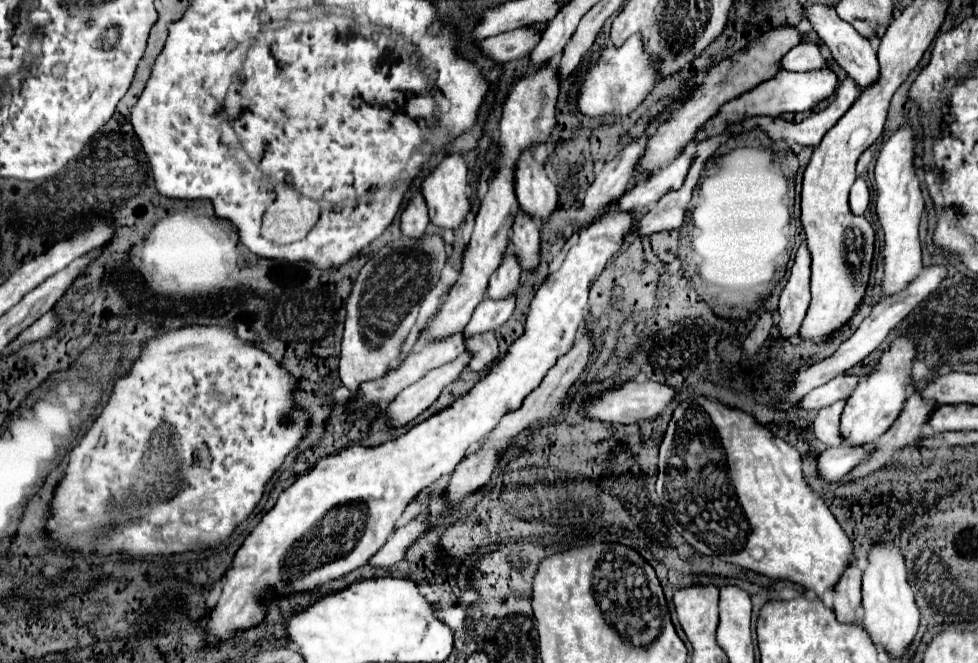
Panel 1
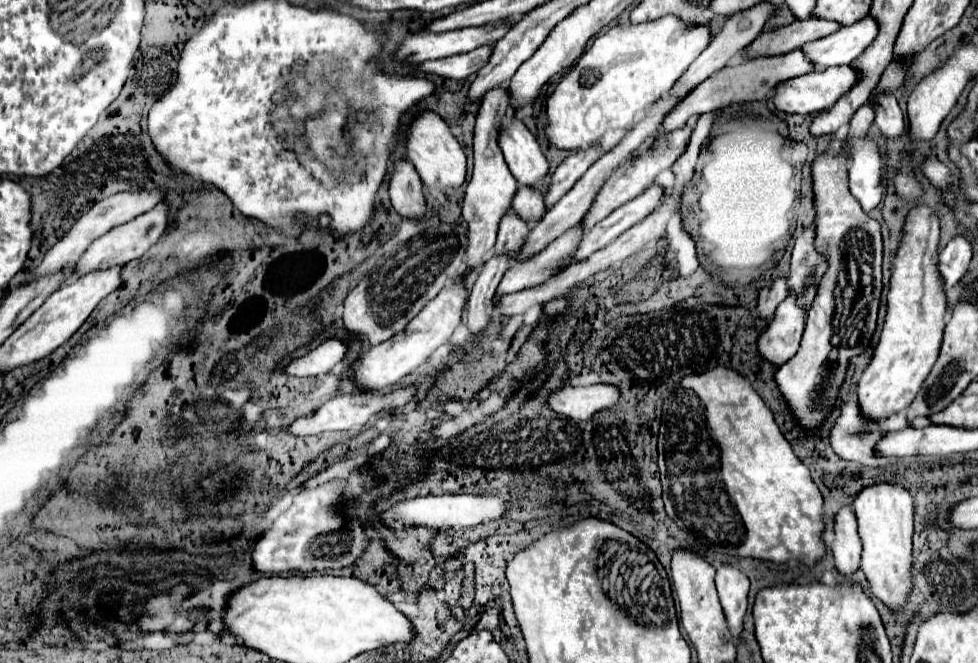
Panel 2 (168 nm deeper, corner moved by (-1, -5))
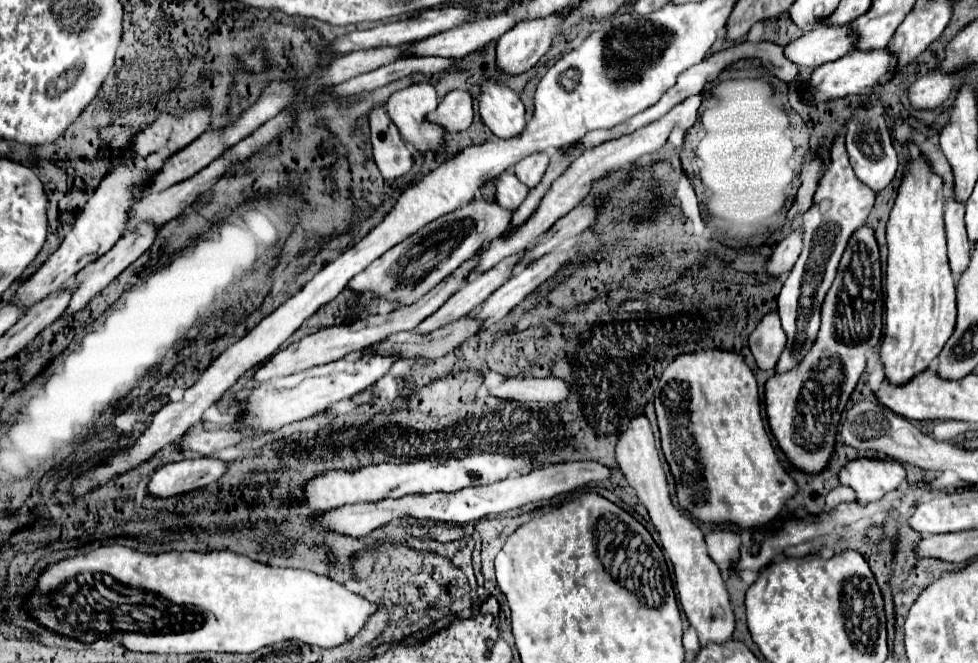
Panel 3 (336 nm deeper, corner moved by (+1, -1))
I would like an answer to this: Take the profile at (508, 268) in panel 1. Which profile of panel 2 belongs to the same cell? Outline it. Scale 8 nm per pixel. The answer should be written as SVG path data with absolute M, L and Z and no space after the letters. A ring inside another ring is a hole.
M509 209L499 223L495 253L505 253L505 249L509 249L509 253L517 253L517 249L521 249L521 241L525 241L527 235L527 223L513 209Z

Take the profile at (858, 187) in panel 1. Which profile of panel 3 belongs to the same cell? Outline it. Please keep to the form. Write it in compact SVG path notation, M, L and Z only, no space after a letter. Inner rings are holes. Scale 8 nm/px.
M865 107L859 113L855 113L853 121L847 129L847 151L851 159L851 167L859 181L863 181L869 189L875 193L883 191L891 185L895 171L897 171L897 153L891 145L891 131L881 113L877 113L875 107Z

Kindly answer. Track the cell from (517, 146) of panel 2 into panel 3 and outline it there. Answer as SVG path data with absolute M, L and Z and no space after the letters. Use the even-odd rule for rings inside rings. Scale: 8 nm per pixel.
M495 79L483 83L479 113L483 123L499 139L517 137L525 129L525 107L519 95Z

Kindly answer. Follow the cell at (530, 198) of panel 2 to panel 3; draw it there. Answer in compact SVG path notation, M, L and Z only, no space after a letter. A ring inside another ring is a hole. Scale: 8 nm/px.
M529 155L515 165L515 175L519 175L519 181L523 181L523 185L533 189L543 179L547 165L549 165L547 155Z

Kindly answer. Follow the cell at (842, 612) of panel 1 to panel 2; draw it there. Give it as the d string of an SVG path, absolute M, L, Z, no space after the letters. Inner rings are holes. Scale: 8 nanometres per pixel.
M841 507L835 513L835 539L831 543L835 567L843 575L851 575L861 563L861 539L857 533L857 519L851 507Z

